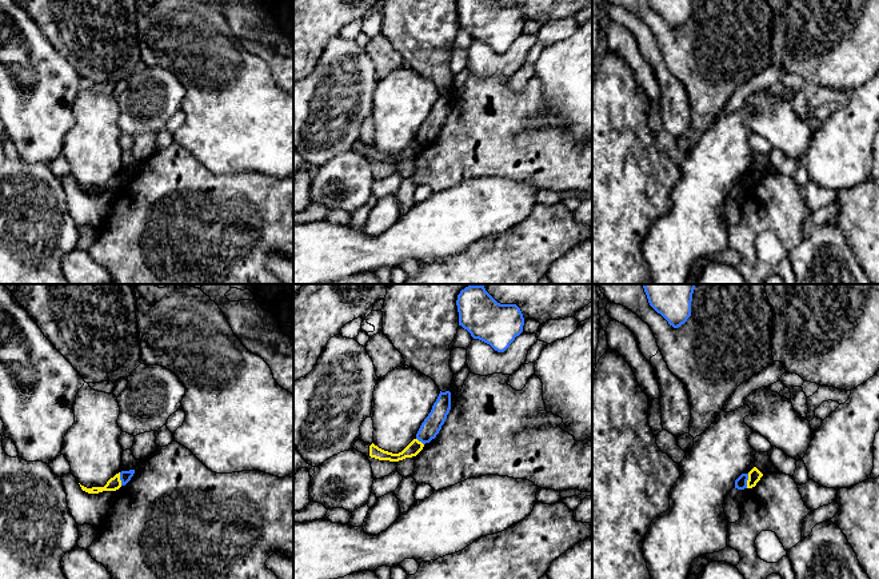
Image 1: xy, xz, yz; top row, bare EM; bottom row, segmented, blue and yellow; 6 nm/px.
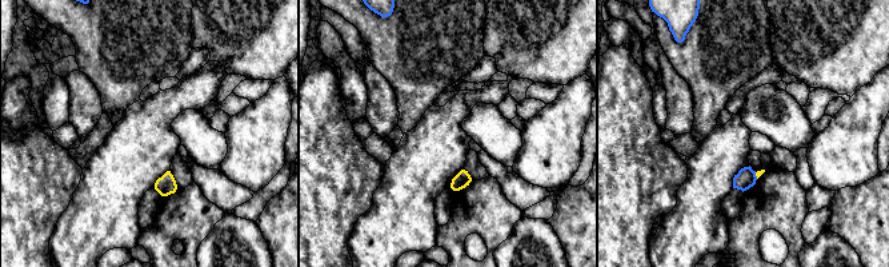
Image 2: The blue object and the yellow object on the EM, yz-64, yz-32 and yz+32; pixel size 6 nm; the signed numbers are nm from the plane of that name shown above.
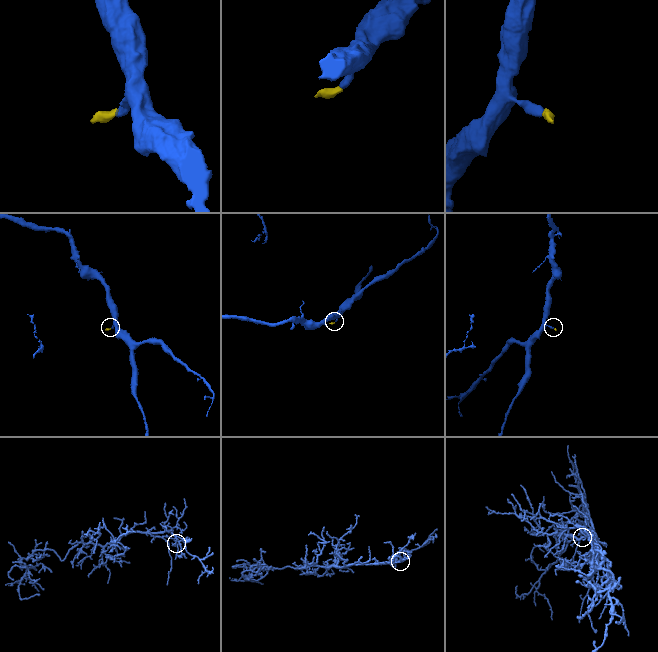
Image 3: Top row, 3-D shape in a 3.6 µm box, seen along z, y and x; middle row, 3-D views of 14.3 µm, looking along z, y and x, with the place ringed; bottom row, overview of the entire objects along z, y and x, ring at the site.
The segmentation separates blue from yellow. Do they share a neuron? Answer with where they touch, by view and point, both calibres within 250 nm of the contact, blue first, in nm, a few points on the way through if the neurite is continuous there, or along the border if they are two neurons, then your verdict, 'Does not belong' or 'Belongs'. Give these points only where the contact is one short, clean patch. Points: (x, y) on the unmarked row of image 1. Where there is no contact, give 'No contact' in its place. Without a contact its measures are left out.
Touches blue at yz (747, 180). Thickness 80 nm (blue) against 80 nm. Boundary: yz (748, 175), (746, 188). Does not belong

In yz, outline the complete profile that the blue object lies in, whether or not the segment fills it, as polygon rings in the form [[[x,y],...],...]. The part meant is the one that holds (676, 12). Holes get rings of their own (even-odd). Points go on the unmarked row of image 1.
[[[648,0],[650,7],[674,29],[680,28],[691,17],[692,0]]]

